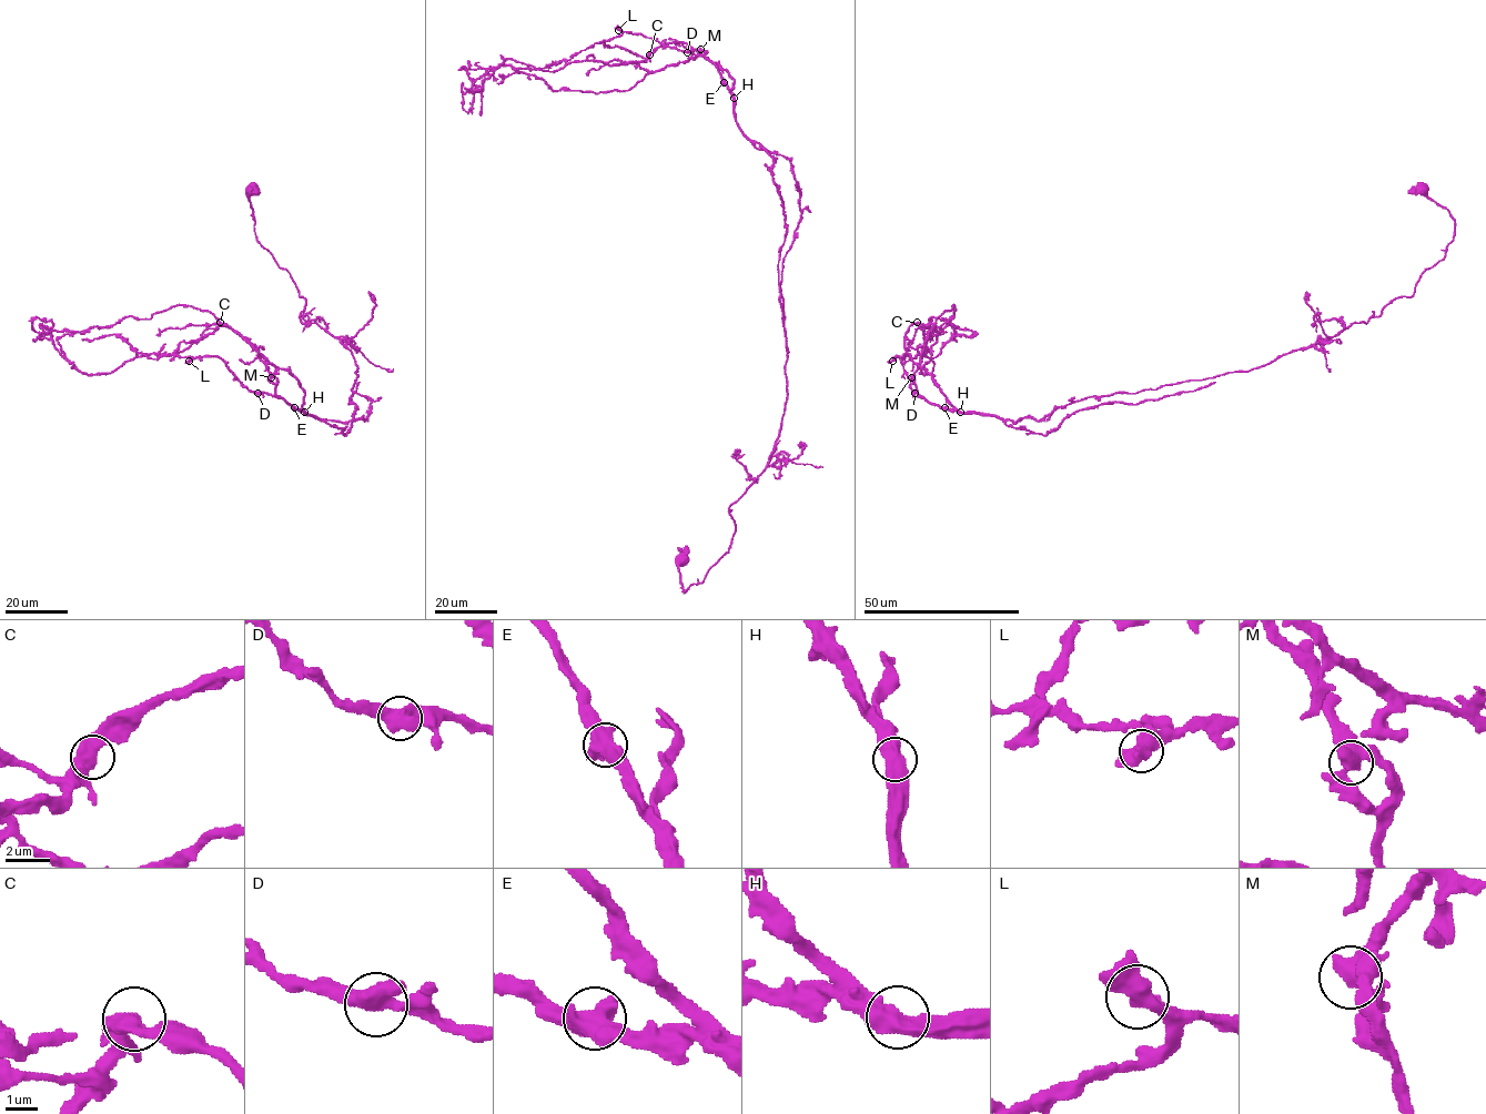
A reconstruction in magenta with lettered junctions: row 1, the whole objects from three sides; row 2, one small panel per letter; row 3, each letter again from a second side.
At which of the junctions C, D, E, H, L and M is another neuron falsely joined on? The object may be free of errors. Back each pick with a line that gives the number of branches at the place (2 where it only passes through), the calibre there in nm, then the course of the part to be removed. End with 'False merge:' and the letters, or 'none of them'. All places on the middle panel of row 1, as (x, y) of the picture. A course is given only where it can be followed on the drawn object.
H: 2 branches meet; 650 nm thick; foreign part runs (734, 99), (730, 74), (687, 43), (659, 46), (644, 61), (553, 71), (507, 59), (481, 91), (457, 70)
False merge: H

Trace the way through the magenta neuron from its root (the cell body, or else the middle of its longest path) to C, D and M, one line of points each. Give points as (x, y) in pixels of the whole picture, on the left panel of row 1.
C: (252, 189), (256, 240), (305, 300), (300, 320), (351, 352), (369, 415), (305, 413), (301, 384), (220, 322)
D: (252, 189), (256, 240), (305, 300), (300, 320), (351, 352), (351, 390), (371, 412), (321, 419), (258, 393)
M: (252, 189), (256, 240), (305, 300), (300, 320), (351, 352), (351, 390), (371, 412), (321, 419), (271, 377)

